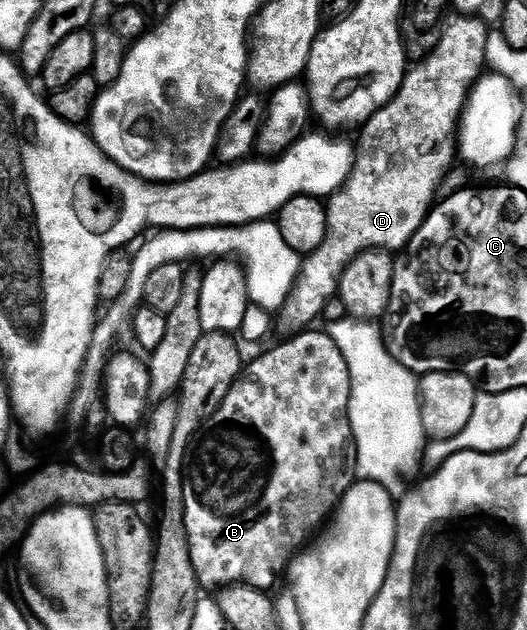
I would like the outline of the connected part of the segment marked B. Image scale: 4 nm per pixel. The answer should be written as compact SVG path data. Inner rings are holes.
M326 331L303 332L300 336L295 336L292 340L287 340L284 344L269 349L264 356L259 356L252 364L250 361L246 365L245 371L240 375L237 383L229 390L223 405L215 411L210 420L206 421L205 431L194 449L193 463L190 465L187 476L185 530L189 538L189 554L195 572L199 576L200 585L225 586L229 583L240 583L248 584L254 588L271 590L275 584L275 579L279 576L279 571L282 568L284 571L295 559L300 549L308 543L306 540L311 535L314 537L328 523L329 517L343 501L343 496L357 480L356 473L353 471L355 439L349 418L350 401L351 375L349 374L349 366L341 354L341 350L335 344L335 339Z

